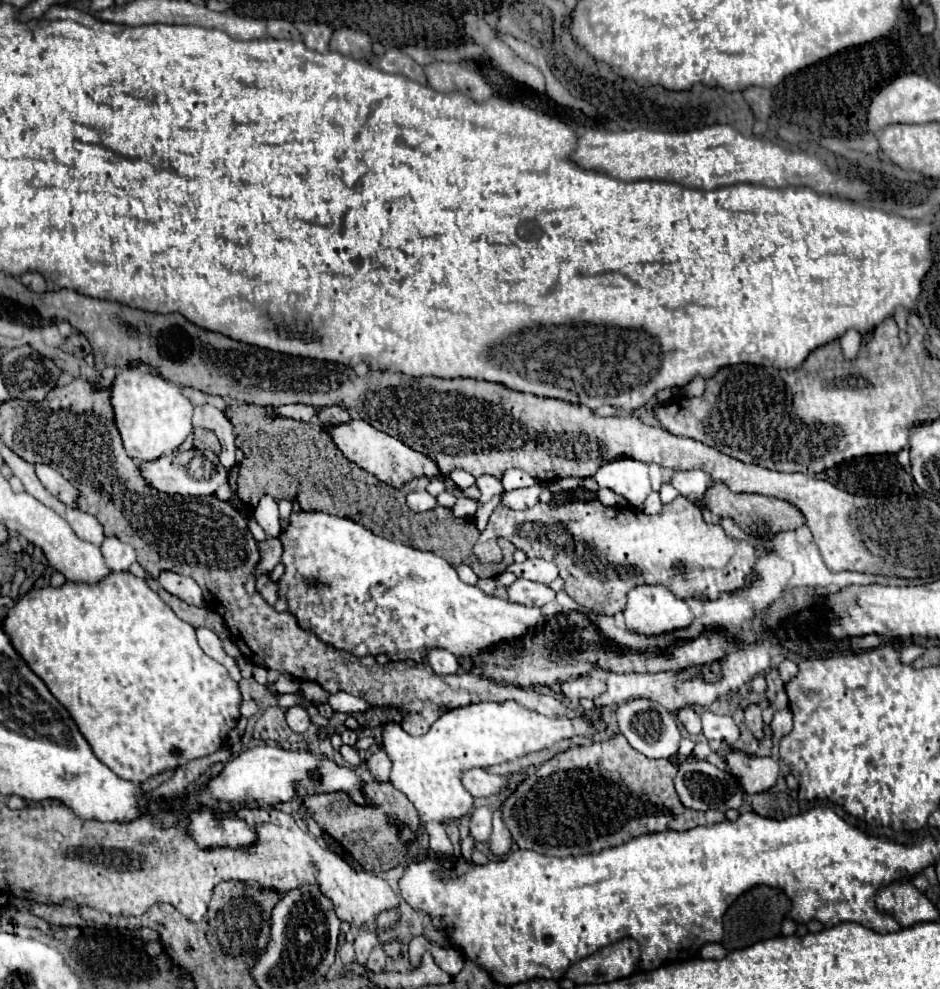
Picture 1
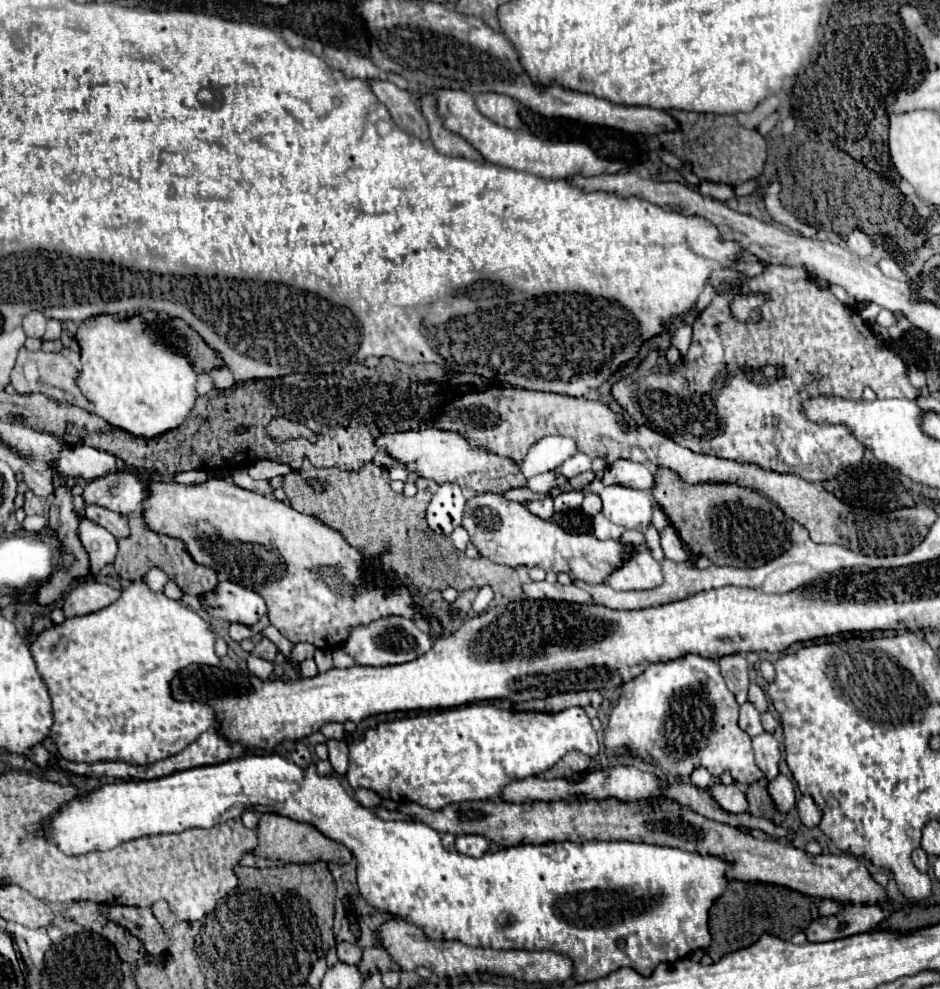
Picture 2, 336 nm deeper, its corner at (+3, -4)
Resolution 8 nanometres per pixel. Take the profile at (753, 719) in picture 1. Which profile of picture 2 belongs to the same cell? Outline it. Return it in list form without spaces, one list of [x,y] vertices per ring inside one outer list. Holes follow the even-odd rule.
[[[763,732],[763,734],[755,736],[753,738],[753,752],[755,752],[757,766],[763,770],[765,778],[767,780],[777,778],[781,750],[779,750],[779,742],[773,738],[773,734]]]

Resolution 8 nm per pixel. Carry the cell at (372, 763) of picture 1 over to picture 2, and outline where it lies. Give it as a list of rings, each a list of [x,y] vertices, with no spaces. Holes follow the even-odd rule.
[[[367,788],[355,790],[355,800],[365,808],[377,808],[381,804],[381,798],[373,790],[367,790]]]

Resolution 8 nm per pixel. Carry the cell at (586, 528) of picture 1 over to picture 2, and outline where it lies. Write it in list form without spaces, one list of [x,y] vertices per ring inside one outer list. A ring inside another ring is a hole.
[[[475,494],[467,500],[461,526],[467,530],[471,544],[481,556],[495,564],[537,566],[545,572],[567,572],[571,580],[583,580],[587,584],[607,582],[609,572],[621,566],[625,560],[625,546],[619,540],[597,540],[593,534],[569,534],[549,520],[533,516],[523,504],[507,500],[503,494]]]

